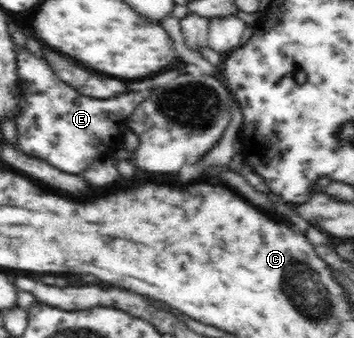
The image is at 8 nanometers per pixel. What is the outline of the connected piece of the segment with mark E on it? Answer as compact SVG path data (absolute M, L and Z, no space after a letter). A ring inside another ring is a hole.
M18 48L18 94L24 108L16 118L17 147L22 153L45 161L57 170L78 174L96 159L111 157L123 144L126 118L144 100L140 92L120 94L114 98L84 96L71 88L43 58L26 48Z

